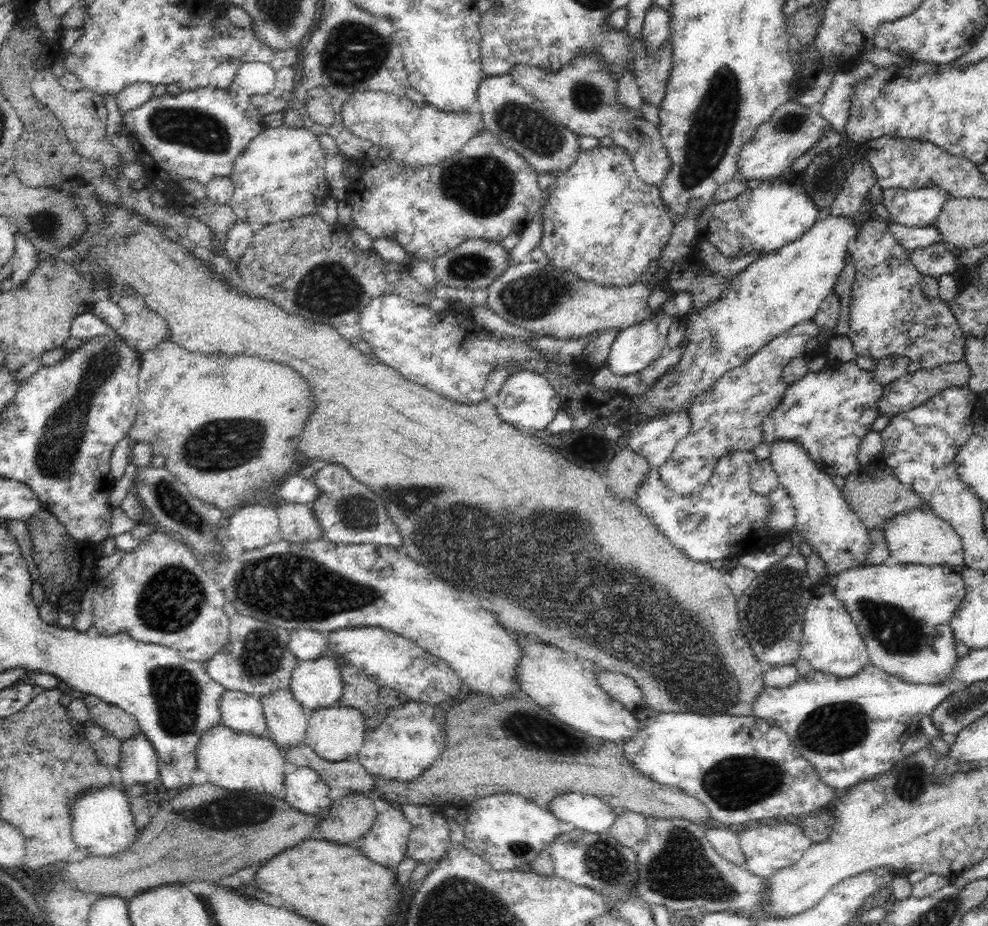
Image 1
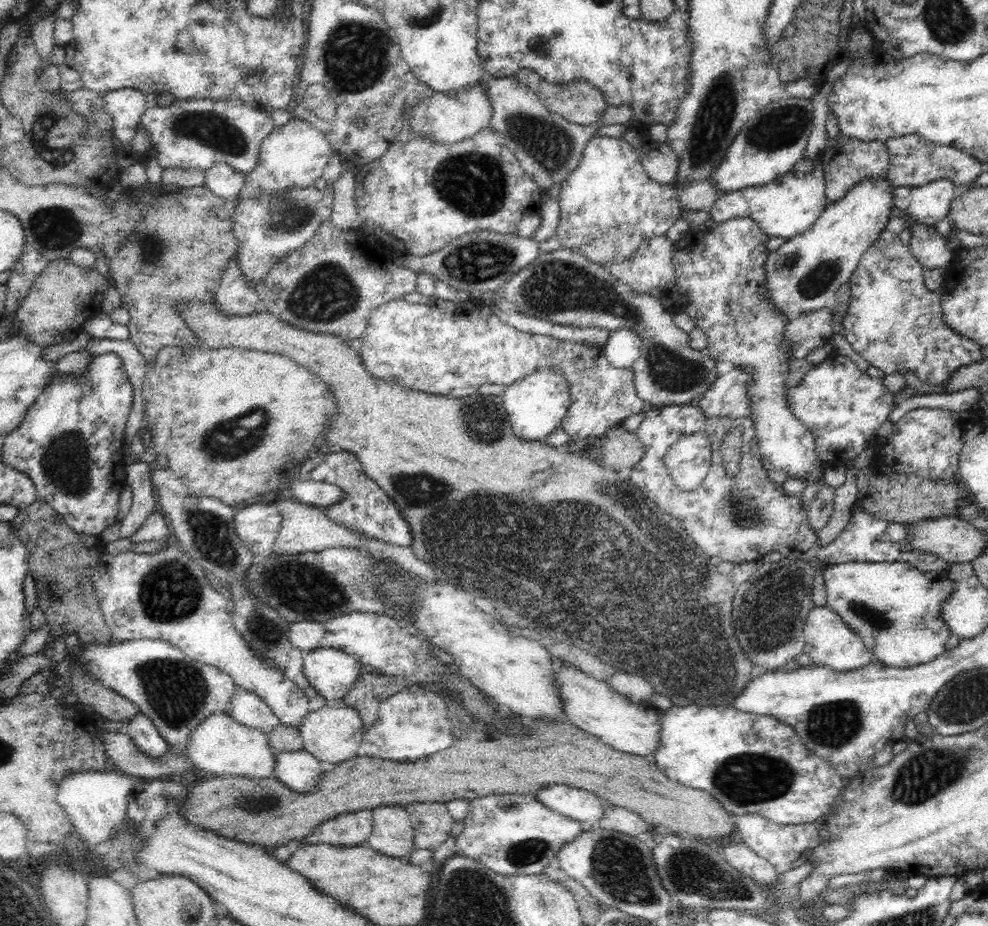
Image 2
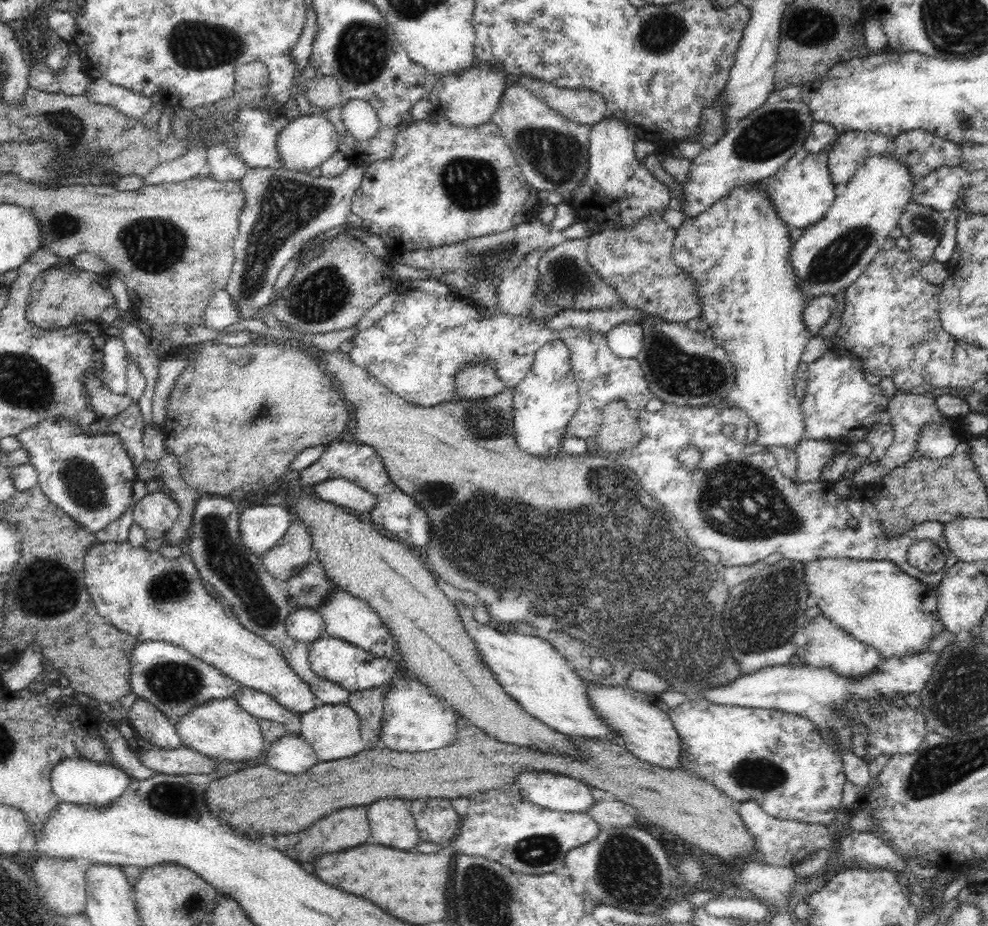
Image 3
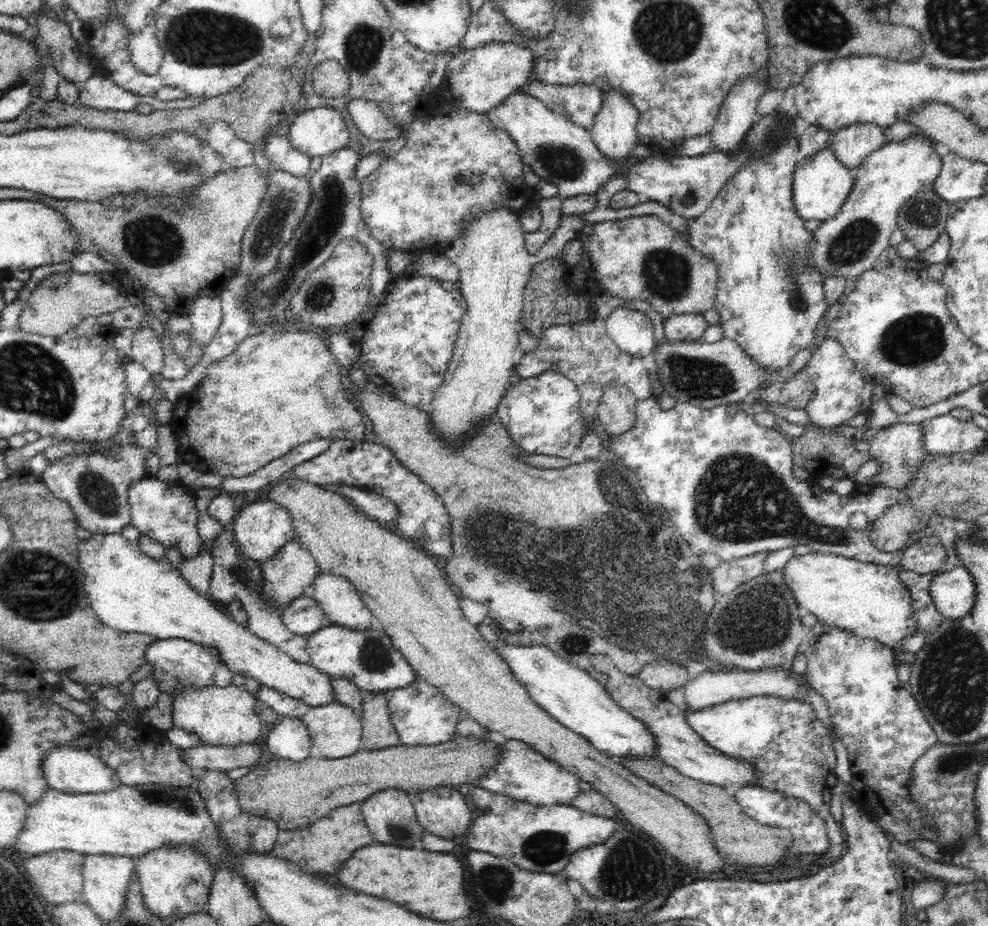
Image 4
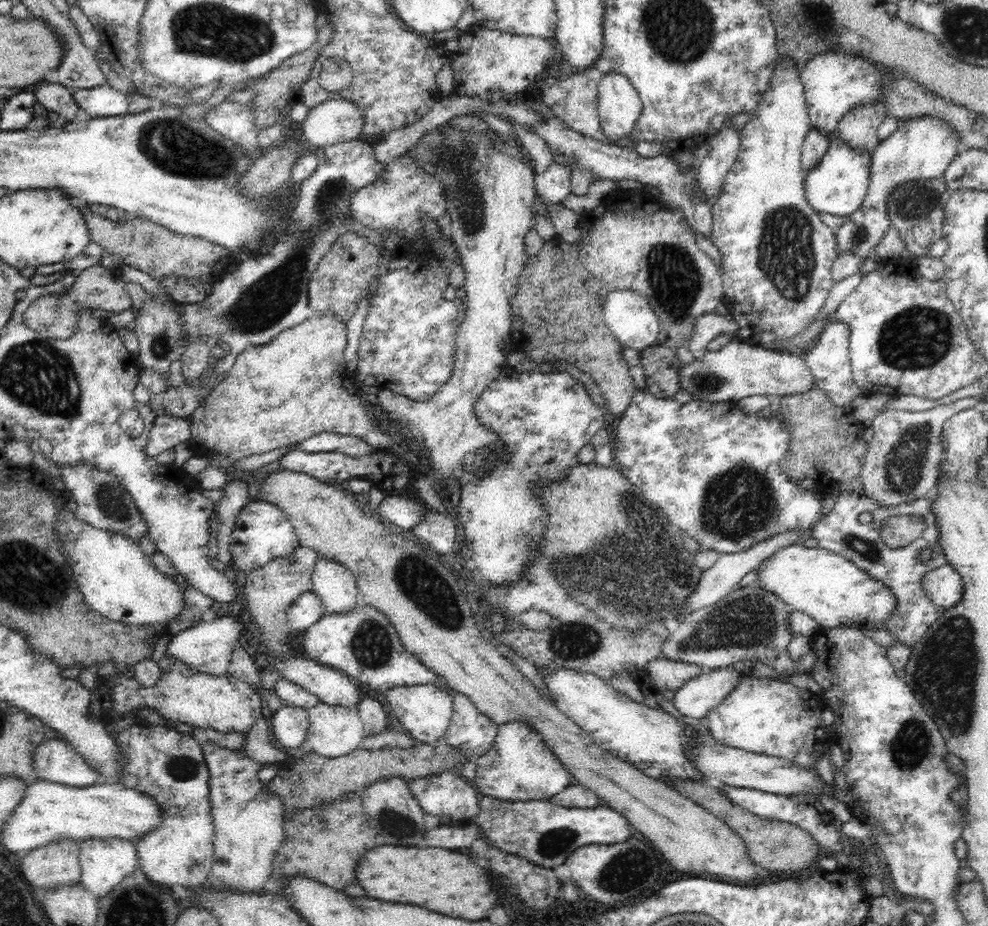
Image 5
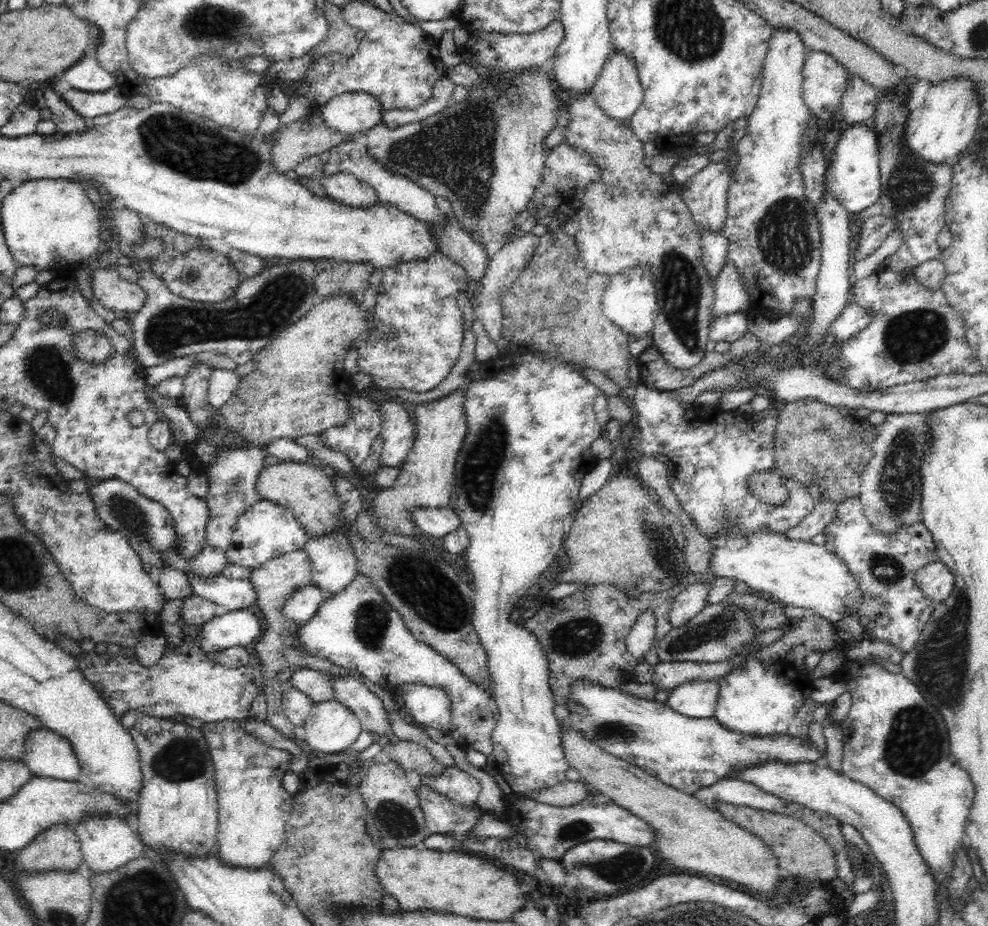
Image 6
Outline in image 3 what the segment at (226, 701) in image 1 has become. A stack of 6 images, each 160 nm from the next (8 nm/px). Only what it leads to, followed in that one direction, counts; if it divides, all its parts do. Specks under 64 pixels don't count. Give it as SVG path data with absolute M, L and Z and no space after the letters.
M242 686L238 692L236 692L235 697L237 705L248 714L251 714L254 718L278 722L280 724L290 722L292 711L288 712L287 708L278 704L278 702L268 695L260 693L260 691Z

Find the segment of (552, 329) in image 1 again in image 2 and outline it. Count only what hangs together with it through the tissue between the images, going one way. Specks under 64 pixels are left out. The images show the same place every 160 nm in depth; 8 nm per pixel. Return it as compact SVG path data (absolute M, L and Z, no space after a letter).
M562 248L547 253L541 253L536 257L530 264L527 264L522 270L519 270L517 273L512 275L512 278L509 278L503 287L500 287L498 290L491 292L491 295L488 295L490 300L506 300L506 302L511 303L511 306L515 305L515 309L518 312L525 312L528 316L537 316L542 318L542 320L548 320L552 324L563 324L564 326L575 326L576 328L603 328L609 333L614 332L614 330L620 330L622 328L630 328L636 331L640 337L642 337L642 352L640 358L636 360L633 364L634 371L634 384L636 389L636 394L638 398L642 400L647 408L653 407L662 407L662 406L671 406L671 405L689 405L693 404L695 401L700 398L708 389L709 386L712 386L712 383L718 378L718 373L714 369L716 366L716 359L708 355L706 350L694 350L689 347L689 334L682 331L679 327L674 324L674 313L663 308L662 303L659 299L652 297L652 295L638 293L638 291L632 290L624 282L614 278L606 268L602 267L597 262L592 262L588 260L579 250L570 250L569 248Z

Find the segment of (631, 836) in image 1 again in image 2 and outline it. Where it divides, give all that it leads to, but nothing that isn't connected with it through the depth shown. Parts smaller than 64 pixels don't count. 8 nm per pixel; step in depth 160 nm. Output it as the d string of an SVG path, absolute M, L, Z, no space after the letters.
M620 806L606 808L598 826L600 829L613 830L628 836L638 836L640 832L647 834L648 830L648 823L639 814Z

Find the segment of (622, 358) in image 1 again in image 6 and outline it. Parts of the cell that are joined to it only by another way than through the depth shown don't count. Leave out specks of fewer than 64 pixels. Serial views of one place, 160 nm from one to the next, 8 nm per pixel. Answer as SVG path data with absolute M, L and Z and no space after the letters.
M647 266L628 268L628 270L611 277L603 296L603 315L620 327L628 336L653 338L653 328L658 310L653 278Z

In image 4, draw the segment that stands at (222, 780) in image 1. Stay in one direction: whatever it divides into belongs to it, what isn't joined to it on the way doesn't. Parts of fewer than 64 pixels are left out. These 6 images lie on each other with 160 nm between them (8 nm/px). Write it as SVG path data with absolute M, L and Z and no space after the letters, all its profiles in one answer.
M233 684L225 686L225 688L211 686L211 688L202 689L192 689L192 686L185 686L180 693L172 696L171 700L173 704L173 731L187 730L202 740L202 745L238 746L238 744L252 744L252 742L256 742L260 738L260 732L262 732L261 720L254 709L257 699L254 694L244 688L238 688Z

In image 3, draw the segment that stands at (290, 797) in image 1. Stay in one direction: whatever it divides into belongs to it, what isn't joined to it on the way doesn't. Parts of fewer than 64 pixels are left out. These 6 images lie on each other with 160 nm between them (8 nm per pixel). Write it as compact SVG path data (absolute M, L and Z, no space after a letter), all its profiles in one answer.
M288 732L266 749L270 766L284 774L302 774L318 763L314 750L299 734Z

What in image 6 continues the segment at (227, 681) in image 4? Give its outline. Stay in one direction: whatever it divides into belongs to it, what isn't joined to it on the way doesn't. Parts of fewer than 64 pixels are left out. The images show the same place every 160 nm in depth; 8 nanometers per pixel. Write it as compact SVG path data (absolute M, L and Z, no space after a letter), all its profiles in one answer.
M248 609L229 611L205 622L199 631L197 643L201 651L210 656L230 646L244 646L257 640L260 635L260 622Z

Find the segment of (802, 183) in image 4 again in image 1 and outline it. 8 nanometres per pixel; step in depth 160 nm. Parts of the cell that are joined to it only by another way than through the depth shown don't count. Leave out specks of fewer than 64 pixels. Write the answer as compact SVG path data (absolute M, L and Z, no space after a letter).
M780 176L750 186L732 200L708 205L698 218L697 241L708 240L726 258L738 258L748 252L770 254L810 230L818 212L802 186L789 184L787 176Z

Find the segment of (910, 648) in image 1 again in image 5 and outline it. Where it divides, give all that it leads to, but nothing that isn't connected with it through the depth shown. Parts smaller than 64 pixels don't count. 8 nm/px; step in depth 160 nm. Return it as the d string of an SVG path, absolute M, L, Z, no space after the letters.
M788 546L764 558L756 570L759 571L757 584L778 596L792 610L812 617L822 627L848 626L879 632L896 608L896 595L890 587L870 577L848 558L819 547Z

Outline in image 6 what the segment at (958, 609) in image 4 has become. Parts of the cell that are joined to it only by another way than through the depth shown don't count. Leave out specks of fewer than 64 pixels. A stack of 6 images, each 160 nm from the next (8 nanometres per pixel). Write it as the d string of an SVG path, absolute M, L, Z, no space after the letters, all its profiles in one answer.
M940 560L916 570L914 580L920 590L937 603L946 600L954 590L954 574Z

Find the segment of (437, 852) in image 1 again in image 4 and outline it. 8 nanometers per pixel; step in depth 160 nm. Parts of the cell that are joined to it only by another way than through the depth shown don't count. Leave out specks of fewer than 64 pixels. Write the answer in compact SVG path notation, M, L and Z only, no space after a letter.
M438 786L424 792L412 794L417 821L425 832L461 840L469 829L473 812L470 801L456 786Z

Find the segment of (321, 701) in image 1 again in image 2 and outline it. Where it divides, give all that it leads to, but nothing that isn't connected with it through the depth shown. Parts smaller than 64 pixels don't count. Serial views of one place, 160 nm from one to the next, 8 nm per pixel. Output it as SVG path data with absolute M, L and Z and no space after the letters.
M318 647L303 655L303 671L312 689L324 700L338 700L354 688L358 675L366 668L353 656L335 648Z

